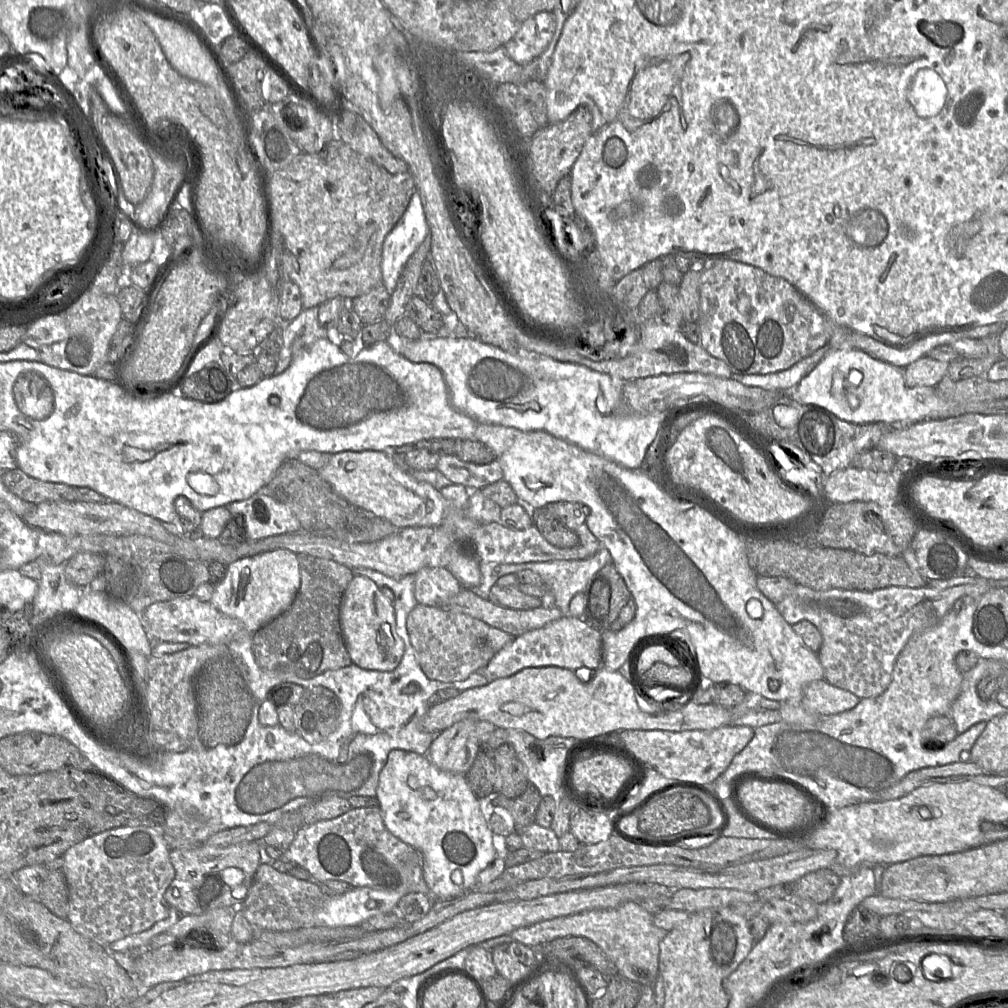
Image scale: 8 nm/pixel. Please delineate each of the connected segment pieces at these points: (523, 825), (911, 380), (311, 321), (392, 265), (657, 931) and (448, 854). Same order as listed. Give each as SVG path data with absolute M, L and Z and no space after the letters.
M530 782L524 793L516 798L507 798L498 792L491 793L487 797L512 815L514 831L520 835L535 822L536 811L542 799L539 790Z
M929 356L922 357L903 369L905 383L909 387L935 387L947 377L949 362L942 362Z
M319 306L304 308L294 320L285 324L283 346L278 353L273 376L285 372L301 349L308 348L319 339L327 338L328 330L319 324L318 312Z
M413 193L400 221L388 233L383 243L382 279L392 295L409 258L428 234L428 224L419 193Z
M626 902L615 908L589 910L577 914L556 917L521 927L509 935L529 947L563 937L584 937L598 945L616 965L619 975L641 985L652 985L658 977L660 943L666 931L656 927L653 915L640 903Z
M394 749L380 772L376 798L386 828L422 854L423 877L436 899L451 900L473 889L479 873L495 859L493 832L465 774L443 771L427 756Z

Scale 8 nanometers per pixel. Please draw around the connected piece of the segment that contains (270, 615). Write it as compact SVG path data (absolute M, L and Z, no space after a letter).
M279 549L241 558L227 566L225 578L214 587L214 594L210 603L223 614L239 621L247 632L253 634L292 605L300 588L297 554L287 549Z

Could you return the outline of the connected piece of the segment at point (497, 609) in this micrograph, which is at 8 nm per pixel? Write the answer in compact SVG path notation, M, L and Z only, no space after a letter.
M462 588L448 601L445 608L476 618L513 637L541 628L562 617L562 613L555 606L550 609L542 606L530 610L509 609L481 598L474 589L468 588Z

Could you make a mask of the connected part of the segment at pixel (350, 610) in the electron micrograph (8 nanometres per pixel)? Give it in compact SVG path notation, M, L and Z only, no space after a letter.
M355 575L347 586L340 605L340 627L352 663L366 669L393 671L404 655L404 641L397 634L393 603L369 578Z

